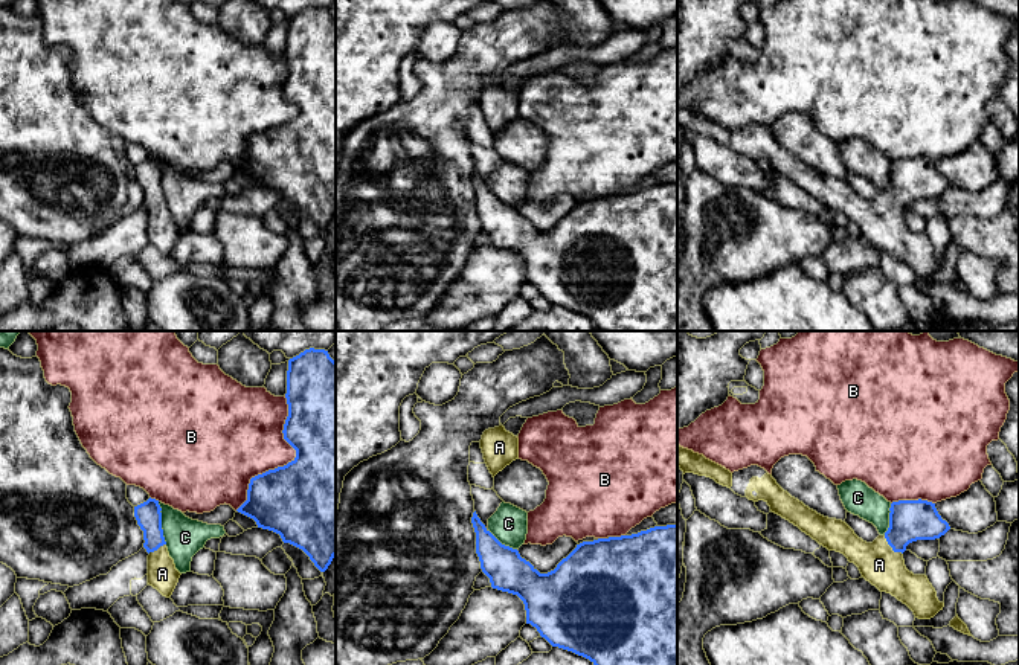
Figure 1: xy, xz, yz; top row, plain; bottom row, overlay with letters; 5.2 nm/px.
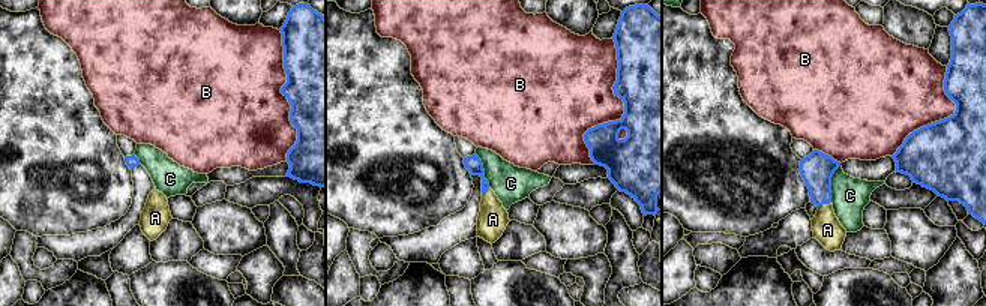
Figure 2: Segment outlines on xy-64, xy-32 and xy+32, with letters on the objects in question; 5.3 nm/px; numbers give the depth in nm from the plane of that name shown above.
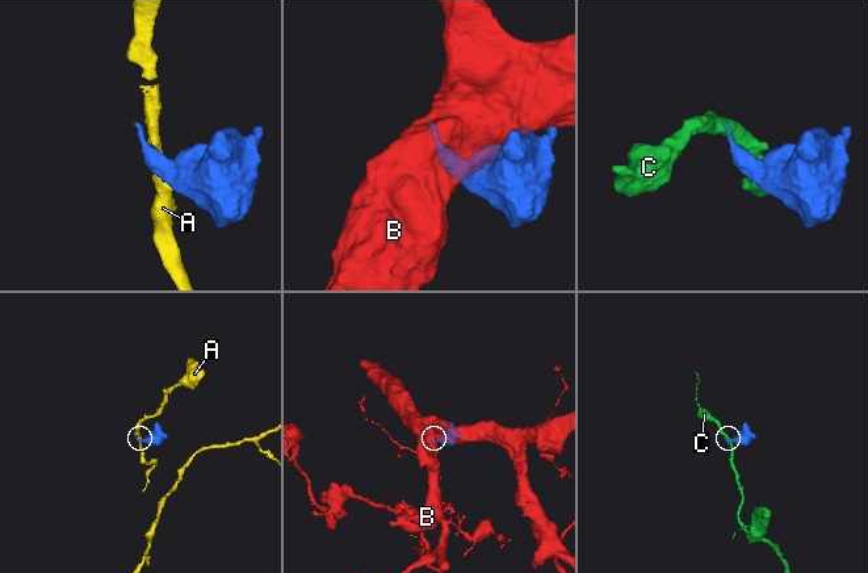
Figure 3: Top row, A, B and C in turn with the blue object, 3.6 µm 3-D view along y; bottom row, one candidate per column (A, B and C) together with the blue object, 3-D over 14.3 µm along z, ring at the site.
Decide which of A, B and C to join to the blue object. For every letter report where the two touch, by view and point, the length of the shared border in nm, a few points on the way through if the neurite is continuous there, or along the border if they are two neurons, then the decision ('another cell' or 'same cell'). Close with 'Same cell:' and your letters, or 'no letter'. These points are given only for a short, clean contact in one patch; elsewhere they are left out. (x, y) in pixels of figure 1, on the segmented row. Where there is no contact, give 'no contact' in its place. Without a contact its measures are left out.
A: yz (891, 546) | 140 nm | across yz (909, 520), (891, 546), (879, 565) | same cell
B: xy (289, 462) | 650 nm | another cell
C: xy (160, 523) | 220 nm | along xy (157, 502), (162, 536), (167, 543) | another cell
Same cell: A

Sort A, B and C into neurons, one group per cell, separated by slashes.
A / B / C

